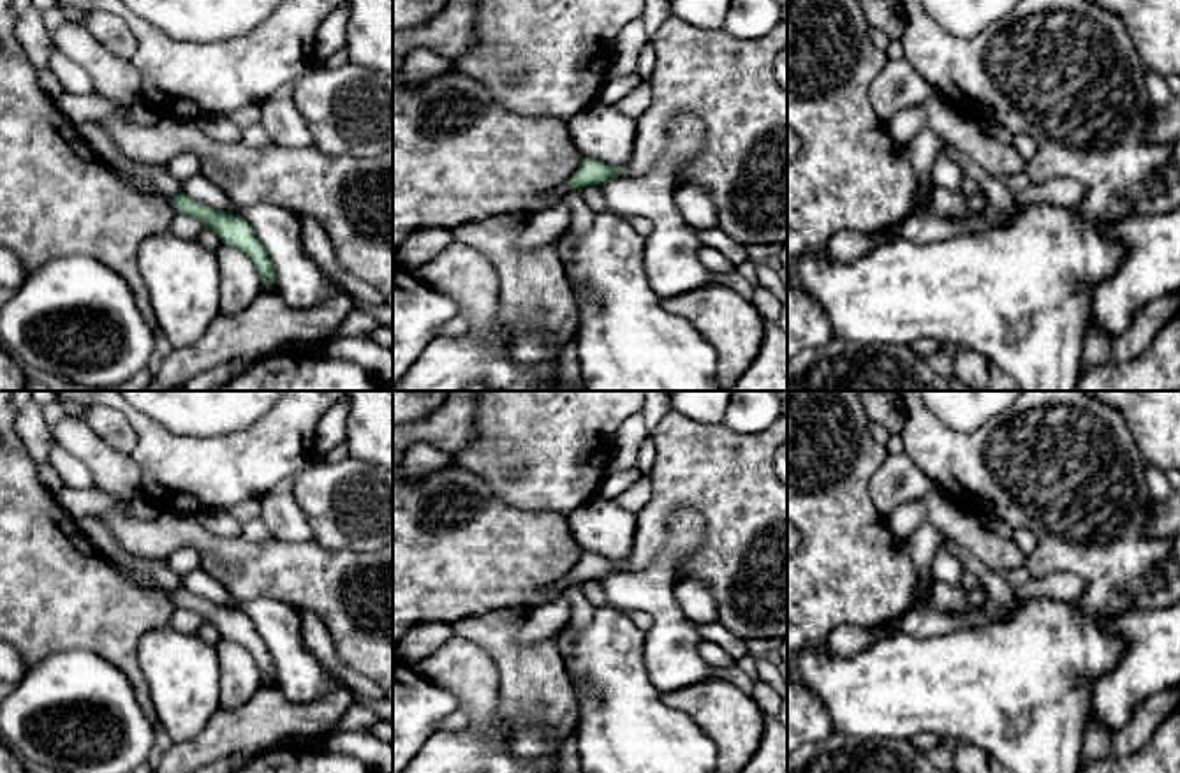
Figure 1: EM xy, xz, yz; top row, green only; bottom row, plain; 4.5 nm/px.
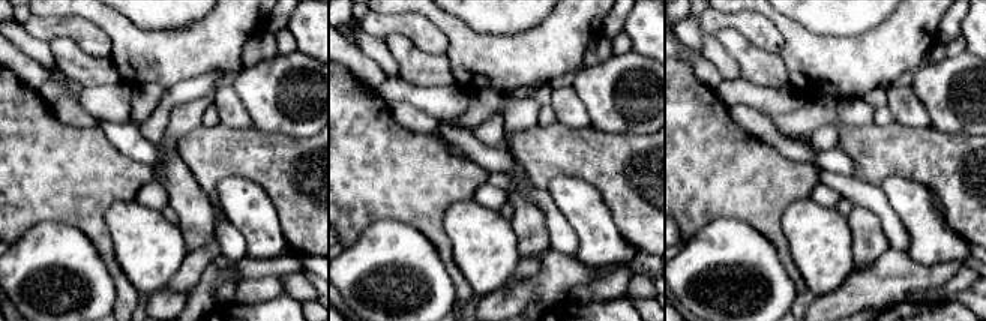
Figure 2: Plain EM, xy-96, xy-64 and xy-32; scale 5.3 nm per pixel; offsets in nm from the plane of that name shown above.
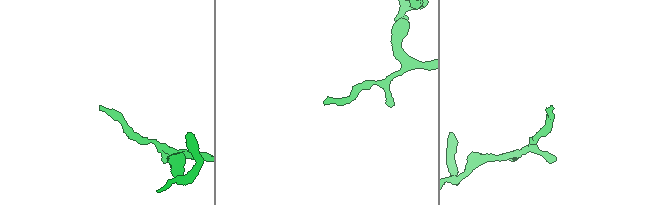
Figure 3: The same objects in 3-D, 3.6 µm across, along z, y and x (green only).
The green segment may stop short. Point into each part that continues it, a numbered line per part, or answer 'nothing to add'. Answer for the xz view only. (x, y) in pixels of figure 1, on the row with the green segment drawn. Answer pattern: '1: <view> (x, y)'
nothing to add

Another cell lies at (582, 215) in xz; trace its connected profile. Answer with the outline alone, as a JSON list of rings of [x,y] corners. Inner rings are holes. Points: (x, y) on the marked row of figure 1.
[[[571,188],[564,195],[564,199],[567,201],[569,210],[571,210],[571,224],[569,224],[567,232],[572,234],[574,238],[586,234],[595,218],[595,213],[585,202],[581,192],[583,192],[583,188]]]

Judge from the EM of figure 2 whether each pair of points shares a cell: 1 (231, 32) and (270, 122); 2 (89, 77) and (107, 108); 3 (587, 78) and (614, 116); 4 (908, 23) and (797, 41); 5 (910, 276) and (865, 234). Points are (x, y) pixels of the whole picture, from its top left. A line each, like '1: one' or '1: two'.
1: two
2: two
3: one
4: one
5: two

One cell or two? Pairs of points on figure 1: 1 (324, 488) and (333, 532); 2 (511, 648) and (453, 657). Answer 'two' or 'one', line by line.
1: one
2: two

